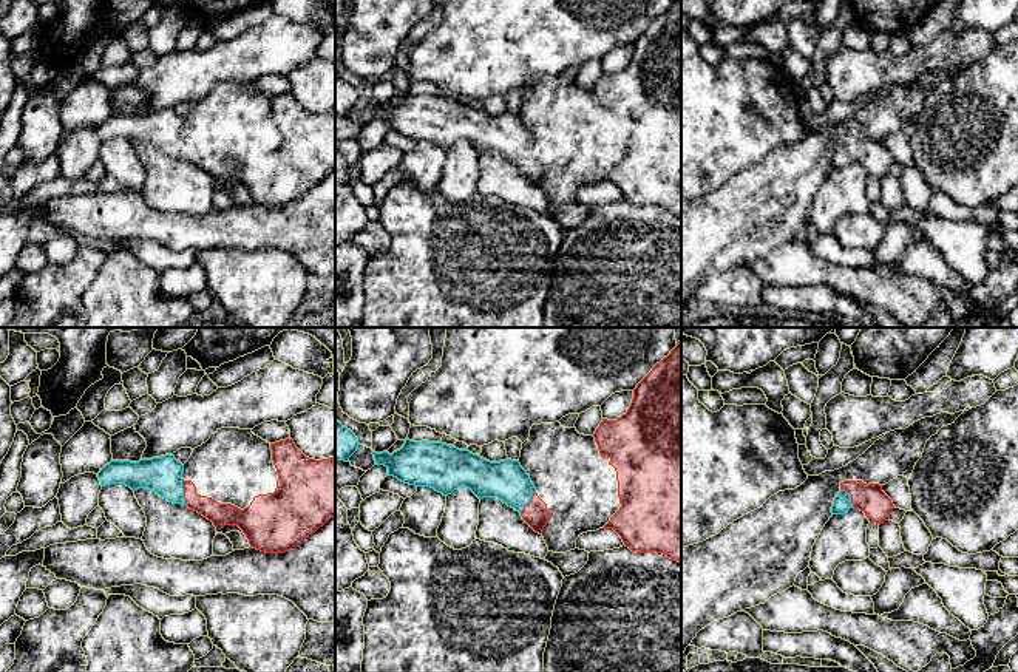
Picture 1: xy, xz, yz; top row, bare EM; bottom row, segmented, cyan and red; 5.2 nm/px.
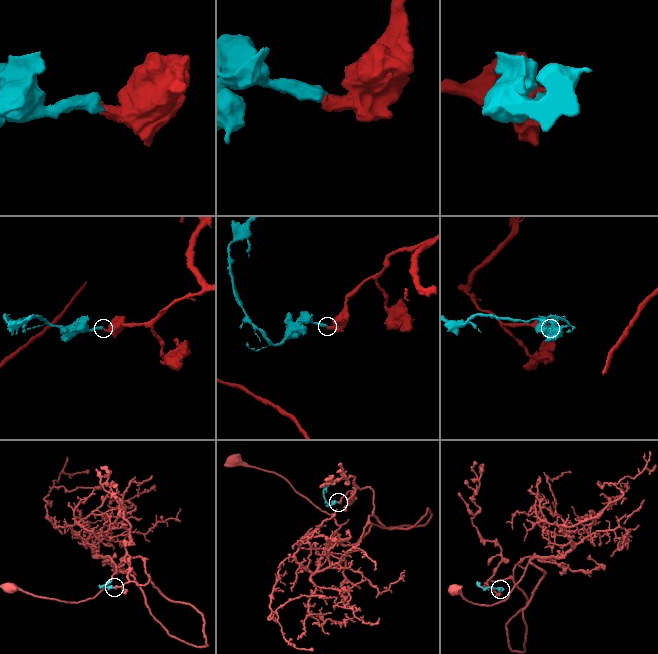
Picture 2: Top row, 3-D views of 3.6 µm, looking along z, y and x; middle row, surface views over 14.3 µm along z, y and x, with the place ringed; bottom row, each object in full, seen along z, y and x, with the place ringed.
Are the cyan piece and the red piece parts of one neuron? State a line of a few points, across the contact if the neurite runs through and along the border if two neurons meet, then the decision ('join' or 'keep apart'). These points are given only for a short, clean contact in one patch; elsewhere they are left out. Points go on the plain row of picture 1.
xy (162, 128), (183, 145), (218, 167) | join

